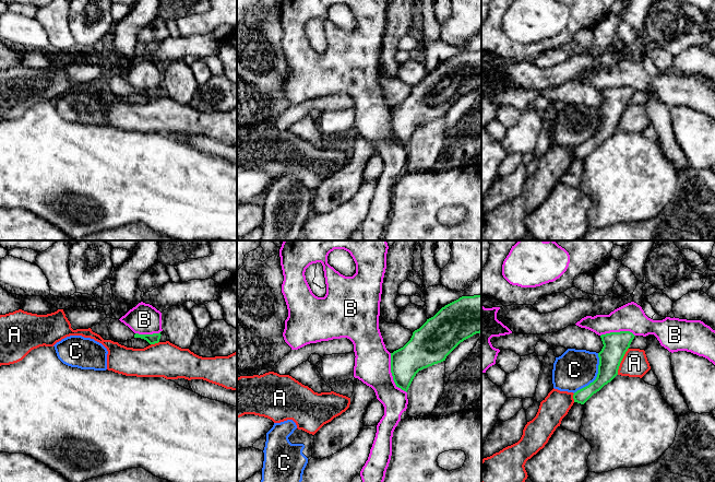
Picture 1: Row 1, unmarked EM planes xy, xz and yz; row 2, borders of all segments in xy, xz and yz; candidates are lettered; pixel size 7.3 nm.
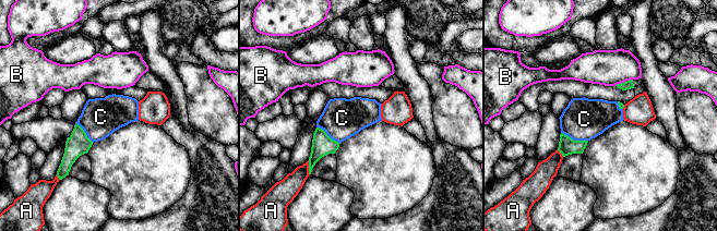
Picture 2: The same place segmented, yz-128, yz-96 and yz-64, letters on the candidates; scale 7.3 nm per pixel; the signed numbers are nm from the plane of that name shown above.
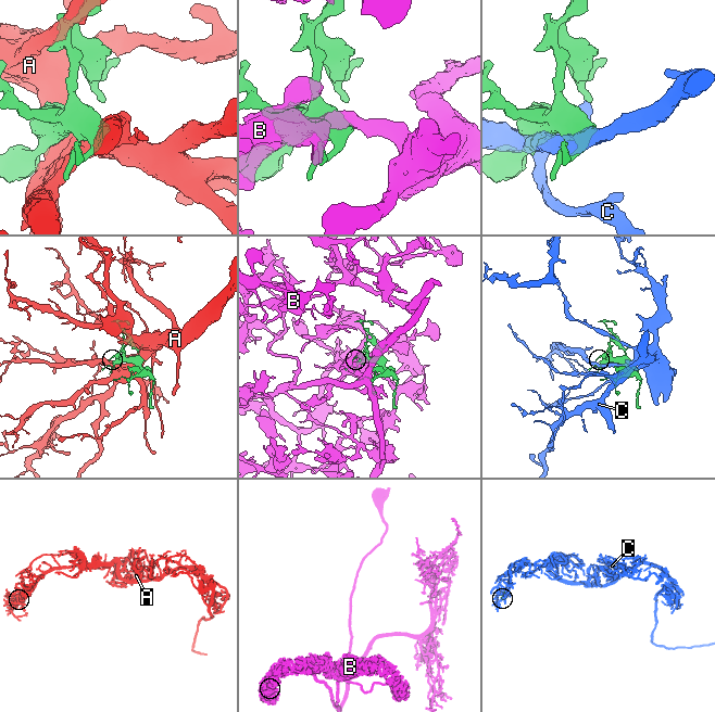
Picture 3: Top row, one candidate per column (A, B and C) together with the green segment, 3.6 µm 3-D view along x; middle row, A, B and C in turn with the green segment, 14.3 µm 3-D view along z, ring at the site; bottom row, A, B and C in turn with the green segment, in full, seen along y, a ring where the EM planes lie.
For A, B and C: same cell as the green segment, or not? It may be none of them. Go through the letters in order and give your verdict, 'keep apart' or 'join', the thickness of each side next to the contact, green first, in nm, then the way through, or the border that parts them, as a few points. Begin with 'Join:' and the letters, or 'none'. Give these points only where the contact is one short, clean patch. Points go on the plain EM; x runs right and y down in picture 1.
Join: none
A: keep apart; calibres 180 and 190 nm
B: keep apart; calibres 240 and 280 nm
C: keep apart; calibres 170 and 300 nm

